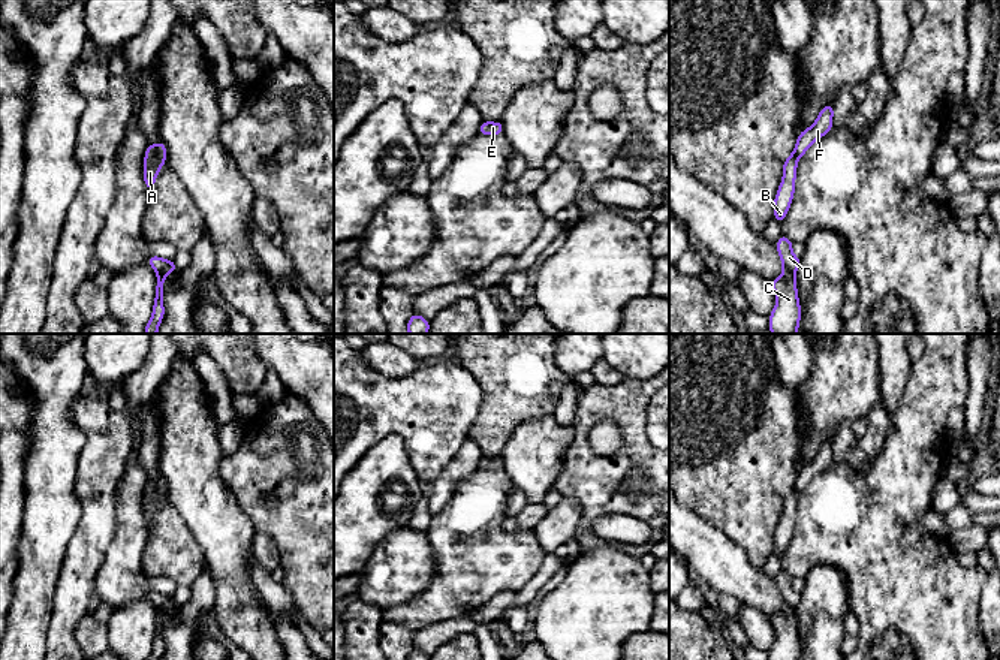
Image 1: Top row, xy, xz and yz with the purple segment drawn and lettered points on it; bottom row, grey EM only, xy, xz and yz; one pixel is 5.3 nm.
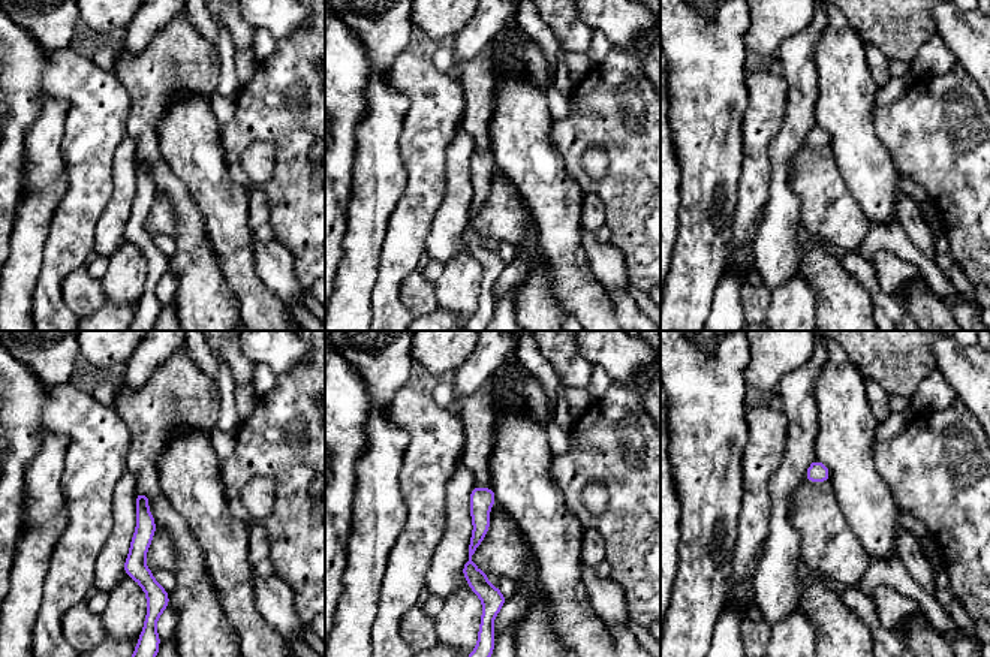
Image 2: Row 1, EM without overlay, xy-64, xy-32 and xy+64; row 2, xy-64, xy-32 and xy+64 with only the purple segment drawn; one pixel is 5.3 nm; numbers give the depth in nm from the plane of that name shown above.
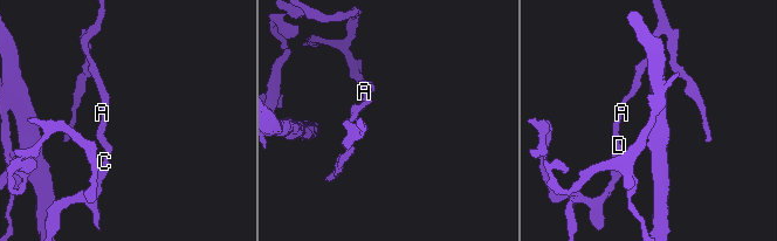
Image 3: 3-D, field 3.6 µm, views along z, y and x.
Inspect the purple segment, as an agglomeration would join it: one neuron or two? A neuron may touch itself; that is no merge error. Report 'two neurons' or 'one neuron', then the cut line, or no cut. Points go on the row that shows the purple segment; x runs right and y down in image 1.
two neurons; cut in xy along (145, 156), (160, 156), (163, 159)

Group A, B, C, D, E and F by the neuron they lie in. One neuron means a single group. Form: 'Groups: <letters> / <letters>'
Groups: A B C D / E F

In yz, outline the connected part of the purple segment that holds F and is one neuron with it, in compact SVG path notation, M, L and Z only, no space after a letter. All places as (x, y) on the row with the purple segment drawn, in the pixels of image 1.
M826 105L820 109L811 127L802 130L793 148L796 159L805 154L814 141L825 136L832 129L834 105Z

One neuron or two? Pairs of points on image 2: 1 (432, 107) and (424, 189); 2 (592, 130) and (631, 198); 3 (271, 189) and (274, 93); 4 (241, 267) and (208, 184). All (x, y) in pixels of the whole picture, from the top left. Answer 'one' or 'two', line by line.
1: one
2: one
3: one
4: one

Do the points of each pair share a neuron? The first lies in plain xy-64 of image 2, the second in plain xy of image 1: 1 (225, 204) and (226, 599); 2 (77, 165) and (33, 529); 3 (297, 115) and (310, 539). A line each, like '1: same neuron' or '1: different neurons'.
1: same neuron
2: different neurons
3: same neuron

